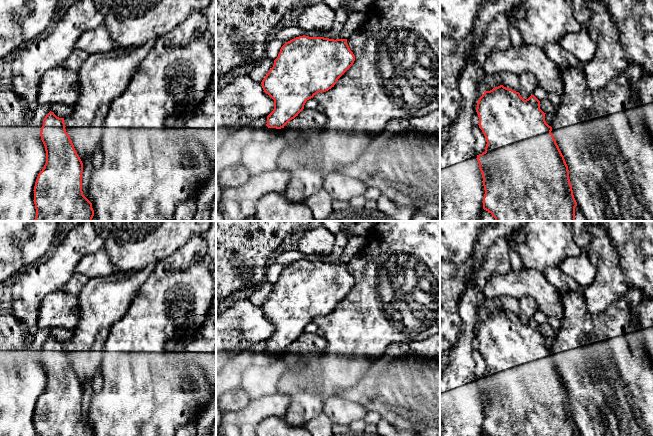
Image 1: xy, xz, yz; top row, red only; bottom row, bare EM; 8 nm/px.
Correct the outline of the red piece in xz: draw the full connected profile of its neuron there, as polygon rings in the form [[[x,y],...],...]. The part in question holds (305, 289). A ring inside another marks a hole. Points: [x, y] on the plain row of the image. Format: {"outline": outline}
{"outline": [[[299,260],[286,266],[280,273],[273,291],[261,308],[263,314],[274,324],[274,333],[267,340],[268,352],[281,353],[304,333],[307,324],[318,316],[326,316],[353,289],[355,280],[347,263]]]}

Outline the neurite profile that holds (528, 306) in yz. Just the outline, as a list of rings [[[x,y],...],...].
[[[524,296],[520,299],[518,299],[519,302],[519,317],[521,321],[526,324],[531,319],[533,319],[533,316],[535,312],[539,309],[538,302],[529,296]]]

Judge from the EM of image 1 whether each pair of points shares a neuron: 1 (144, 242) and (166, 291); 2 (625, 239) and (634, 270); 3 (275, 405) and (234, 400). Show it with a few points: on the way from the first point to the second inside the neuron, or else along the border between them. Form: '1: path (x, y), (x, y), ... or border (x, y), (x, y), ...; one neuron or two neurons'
1: border (175, 251), (155, 265); two neurons
2: path (633, 247), (634, 262); one neuron
3: border (251, 400), (242, 408), (227, 411); two neurons

